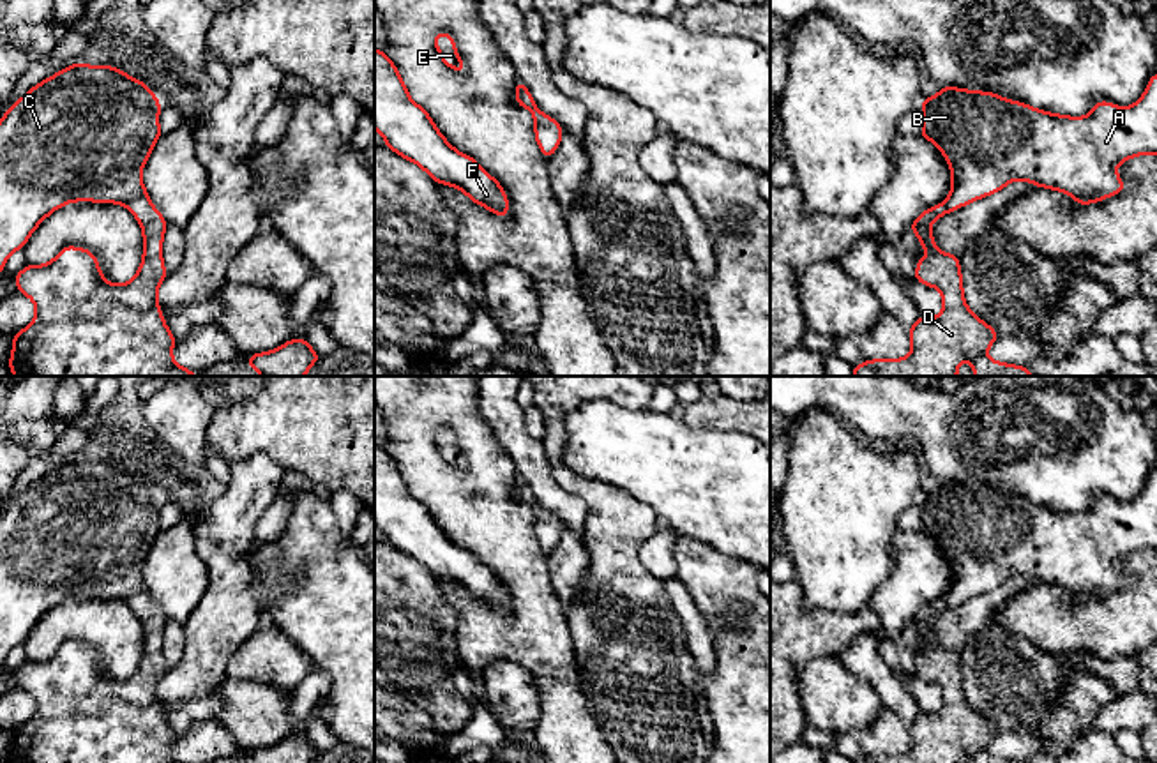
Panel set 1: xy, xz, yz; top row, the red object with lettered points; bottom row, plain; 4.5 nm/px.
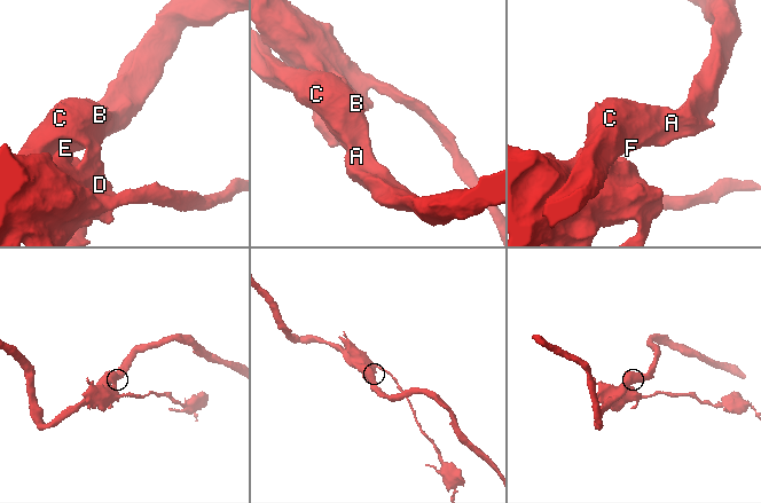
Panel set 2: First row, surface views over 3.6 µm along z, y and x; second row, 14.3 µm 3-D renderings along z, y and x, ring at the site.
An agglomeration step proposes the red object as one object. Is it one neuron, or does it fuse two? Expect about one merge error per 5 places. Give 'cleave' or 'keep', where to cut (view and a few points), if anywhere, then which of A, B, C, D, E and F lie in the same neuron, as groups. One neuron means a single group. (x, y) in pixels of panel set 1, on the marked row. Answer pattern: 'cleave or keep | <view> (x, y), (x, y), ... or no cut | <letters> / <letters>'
keep | no cut | A B C D E F

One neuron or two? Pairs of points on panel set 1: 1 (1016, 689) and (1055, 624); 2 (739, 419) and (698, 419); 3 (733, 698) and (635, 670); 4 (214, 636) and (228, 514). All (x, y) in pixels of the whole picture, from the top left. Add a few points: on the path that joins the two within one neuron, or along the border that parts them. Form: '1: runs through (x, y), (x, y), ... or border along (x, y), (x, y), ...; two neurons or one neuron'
1: border along (1004, 629), (1028, 638), (1048, 652), (1081, 656); two neurons
2: runs through (728, 419), (709, 419); one neuron
3: border along (700, 675), (702, 682); two neurons
4: runs through (226, 606), (226, 544); one neuron

